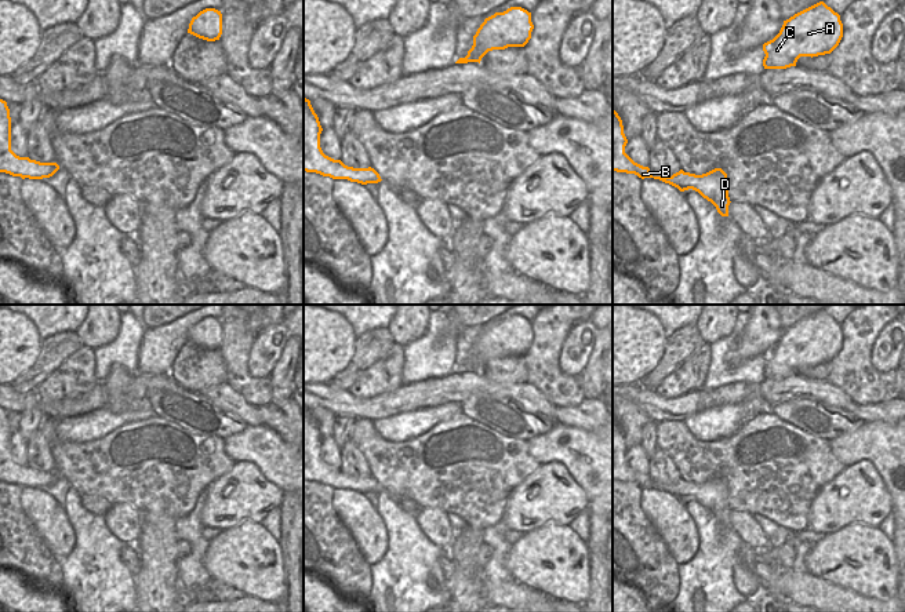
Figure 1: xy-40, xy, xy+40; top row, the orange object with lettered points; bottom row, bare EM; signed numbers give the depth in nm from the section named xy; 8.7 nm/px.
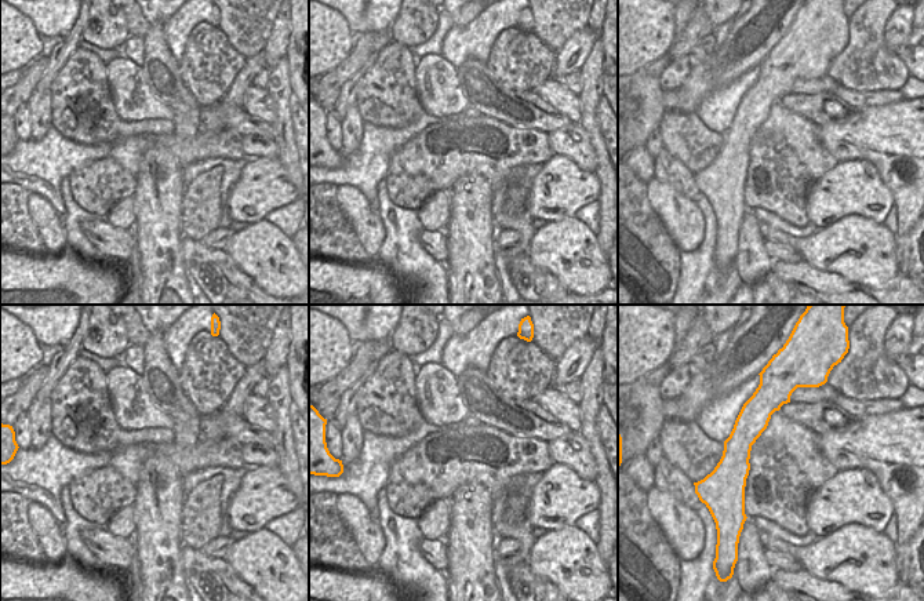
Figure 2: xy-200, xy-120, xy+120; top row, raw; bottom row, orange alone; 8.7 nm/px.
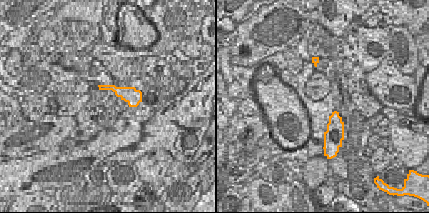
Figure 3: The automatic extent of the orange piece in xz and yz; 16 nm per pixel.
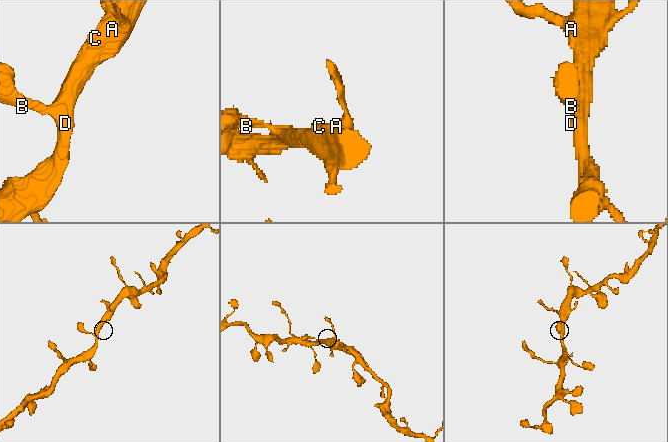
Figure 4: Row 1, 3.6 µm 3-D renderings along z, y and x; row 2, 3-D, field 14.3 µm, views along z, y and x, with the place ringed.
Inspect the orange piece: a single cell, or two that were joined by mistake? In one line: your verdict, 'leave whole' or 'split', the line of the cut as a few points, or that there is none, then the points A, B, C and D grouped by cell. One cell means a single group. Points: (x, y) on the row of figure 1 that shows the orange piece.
leave whole; no cut; A B C D

